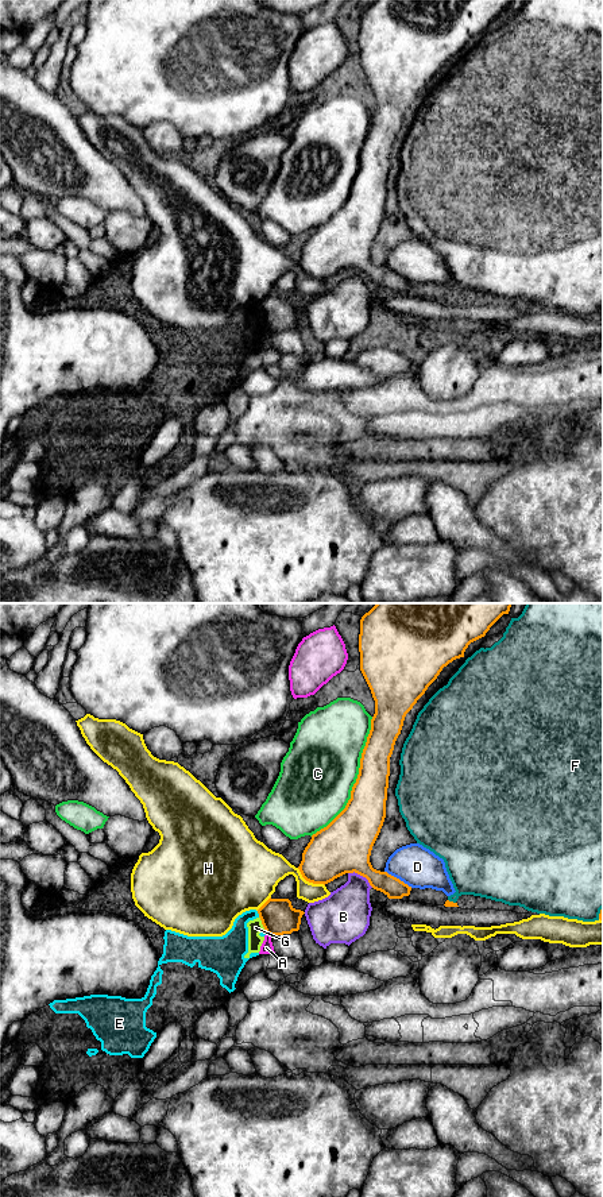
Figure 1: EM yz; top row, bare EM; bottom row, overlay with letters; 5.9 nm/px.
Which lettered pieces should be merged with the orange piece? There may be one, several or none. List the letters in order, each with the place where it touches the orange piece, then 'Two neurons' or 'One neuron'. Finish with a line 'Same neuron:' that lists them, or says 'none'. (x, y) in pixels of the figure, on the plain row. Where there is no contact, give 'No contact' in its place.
A: Touches orange at yz (269, 328). Two neurons
B: Touches orange at yz (362, 270). Two neurons
C: Touches orange at yz (356, 174). Two neurons
D: Touches orange at yz (398, 274). Two neurons
E: Touches orange at yz (258, 308). Two neurons
F: Touches orange at yz (600, 308). Two neurons
G: Touches orange at yz (262, 319). Two neurons
H: Touches orange at yz (309, 277). Two neurons
Same neuron: none

